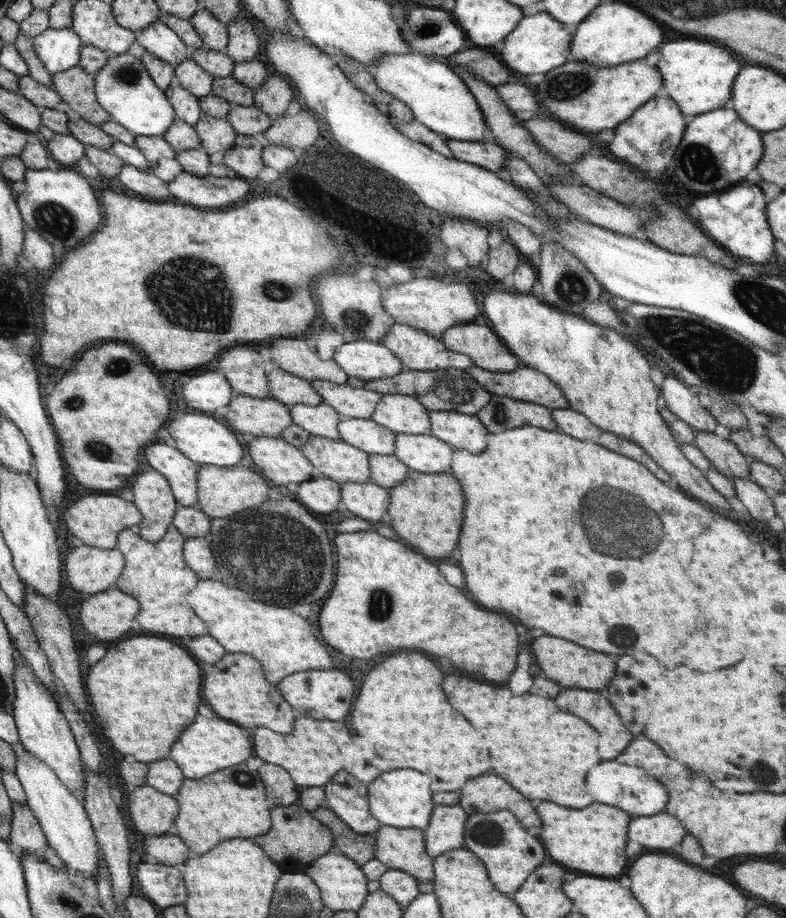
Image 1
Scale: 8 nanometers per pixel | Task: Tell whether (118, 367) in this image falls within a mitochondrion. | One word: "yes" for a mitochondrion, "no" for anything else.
yes

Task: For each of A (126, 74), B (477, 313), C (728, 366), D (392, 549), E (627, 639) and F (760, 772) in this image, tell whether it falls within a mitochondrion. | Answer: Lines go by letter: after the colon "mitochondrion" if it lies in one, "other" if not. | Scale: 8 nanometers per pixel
A: mitochondrion
B: other
C: mitochondrion
D: other
E: mitochondrion
F: mitochondrion

